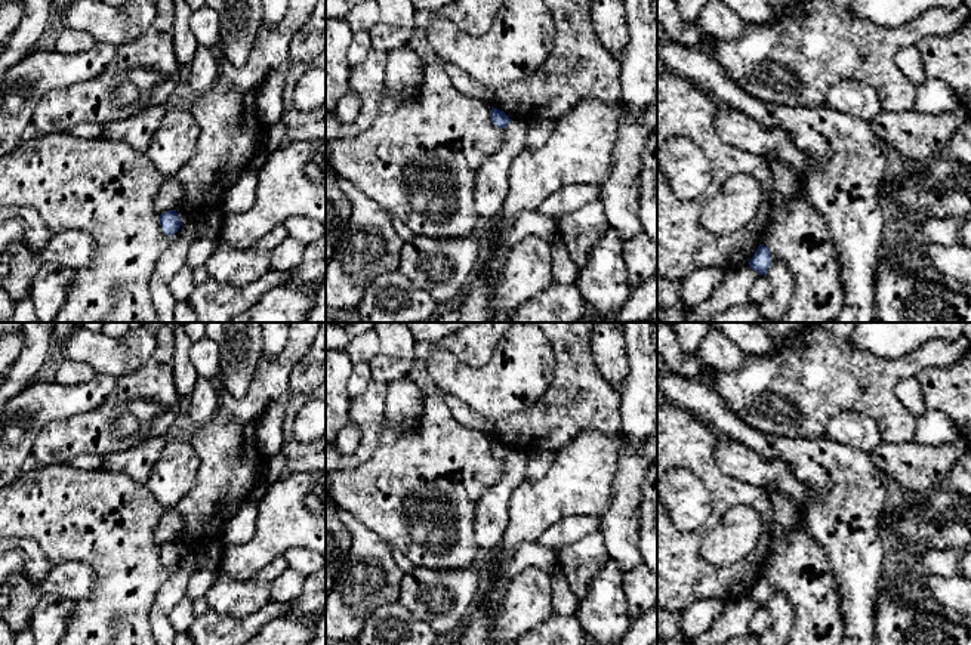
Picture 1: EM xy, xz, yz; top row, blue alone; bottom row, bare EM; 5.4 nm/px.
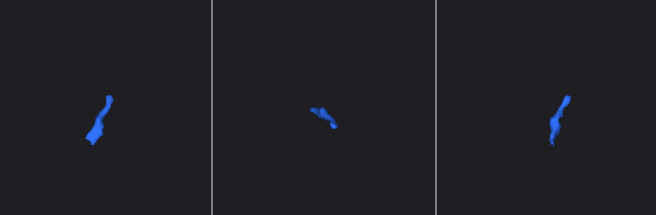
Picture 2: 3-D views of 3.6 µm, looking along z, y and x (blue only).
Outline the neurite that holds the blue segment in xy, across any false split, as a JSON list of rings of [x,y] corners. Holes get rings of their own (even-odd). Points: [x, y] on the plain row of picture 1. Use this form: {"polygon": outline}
{"polygon": [[[169,541],[160,546],[160,556],[164,567],[170,568],[181,559],[181,550],[176,541]]]}

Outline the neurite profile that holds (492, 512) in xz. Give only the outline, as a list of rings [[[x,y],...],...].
[[[511,453],[503,460],[500,479],[480,497],[474,512],[474,537],[480,549],[493,550],[502,540],[509,522],[512,491],[524,482],[525,456]]]

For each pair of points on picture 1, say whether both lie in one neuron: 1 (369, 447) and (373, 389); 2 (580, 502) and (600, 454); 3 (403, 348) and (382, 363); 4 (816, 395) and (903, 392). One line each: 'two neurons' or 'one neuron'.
1: one neuron
2: one neuron
3: one neuron
4: two neurons

